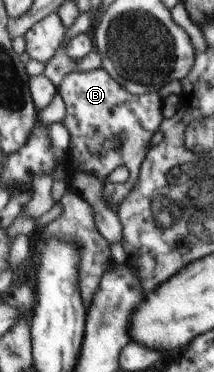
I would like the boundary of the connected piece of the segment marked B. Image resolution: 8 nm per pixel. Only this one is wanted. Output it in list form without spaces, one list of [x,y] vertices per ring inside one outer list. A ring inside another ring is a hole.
[[[103,68],[66,74],[58,86],[58,93],[66,104],[66,115],[61,122],[70,133],[68,156],[63,164],[66,182],[79,173],[96,176],[101,181],[103,202],[117,210],[138,182],[140,166],[152,146],[151,138],[164,119],[163,99],[154,92],[131,94]],[[121,165],[129,169],[129,178],[123,183],[104,182]]]

